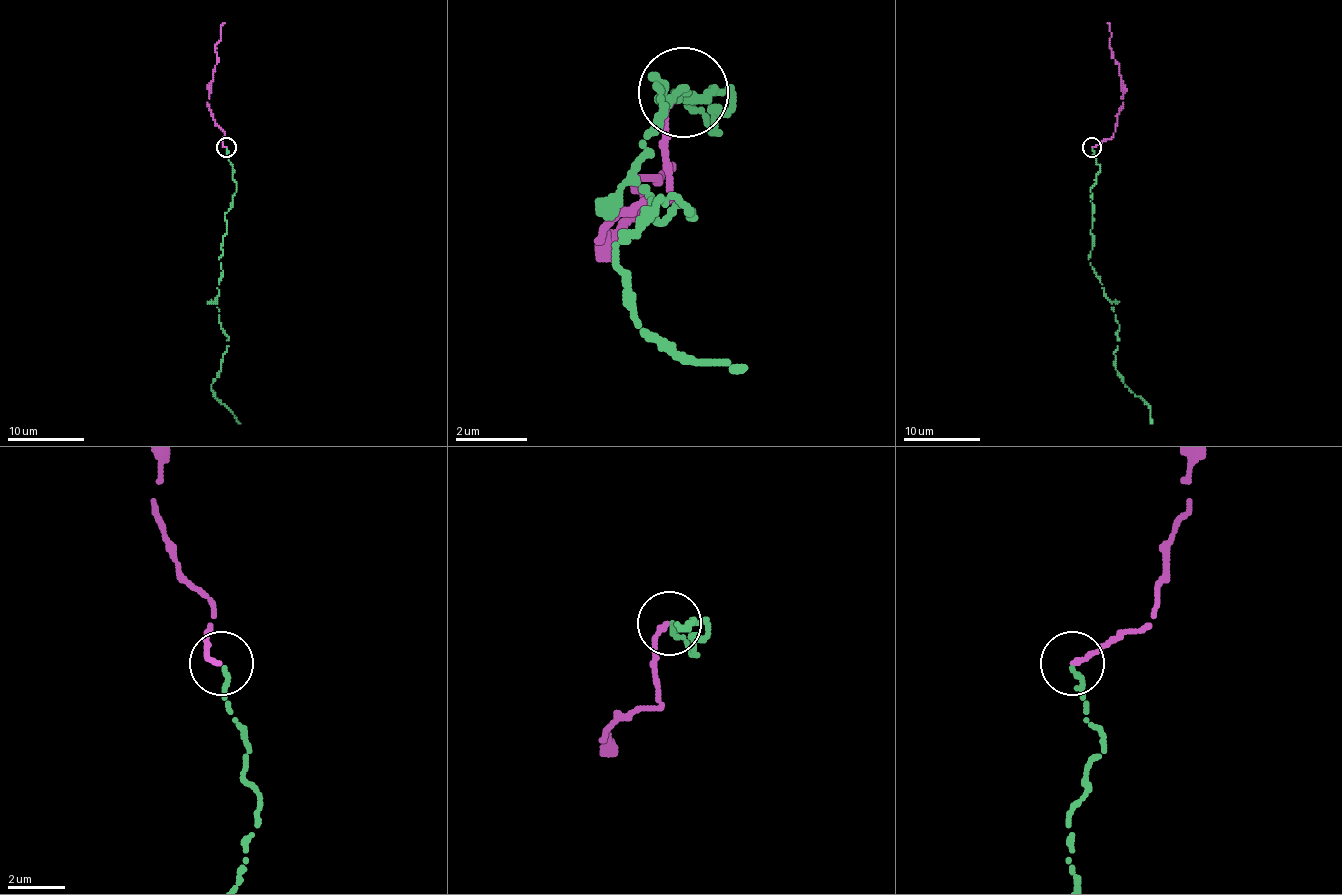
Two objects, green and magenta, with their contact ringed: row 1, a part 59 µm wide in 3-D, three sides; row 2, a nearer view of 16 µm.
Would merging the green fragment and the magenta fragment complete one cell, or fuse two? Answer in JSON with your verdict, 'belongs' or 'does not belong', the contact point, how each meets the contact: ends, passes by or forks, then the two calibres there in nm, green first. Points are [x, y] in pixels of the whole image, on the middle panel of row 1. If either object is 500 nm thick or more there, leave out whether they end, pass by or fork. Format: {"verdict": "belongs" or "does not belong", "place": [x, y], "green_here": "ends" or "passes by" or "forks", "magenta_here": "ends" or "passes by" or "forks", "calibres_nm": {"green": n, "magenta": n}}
{"verdict": "belongs", "place": [683, 92], "green_here": "ends", "magenta_here": "ends", "calibres_nm": {"green": 180, "magenta": 200}}

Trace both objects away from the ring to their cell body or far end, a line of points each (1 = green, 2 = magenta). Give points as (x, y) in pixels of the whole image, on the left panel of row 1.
1: (226, 149), (236, 191), (224, 214), (217, 303), (221, 328), (228, 338), (211, 384), (213, 394), (240, 423)
2: (226, 147), (223, 145), (224, 135), (207, 104), (209, 83), (217, 62), (215, 44), (224, 23)

